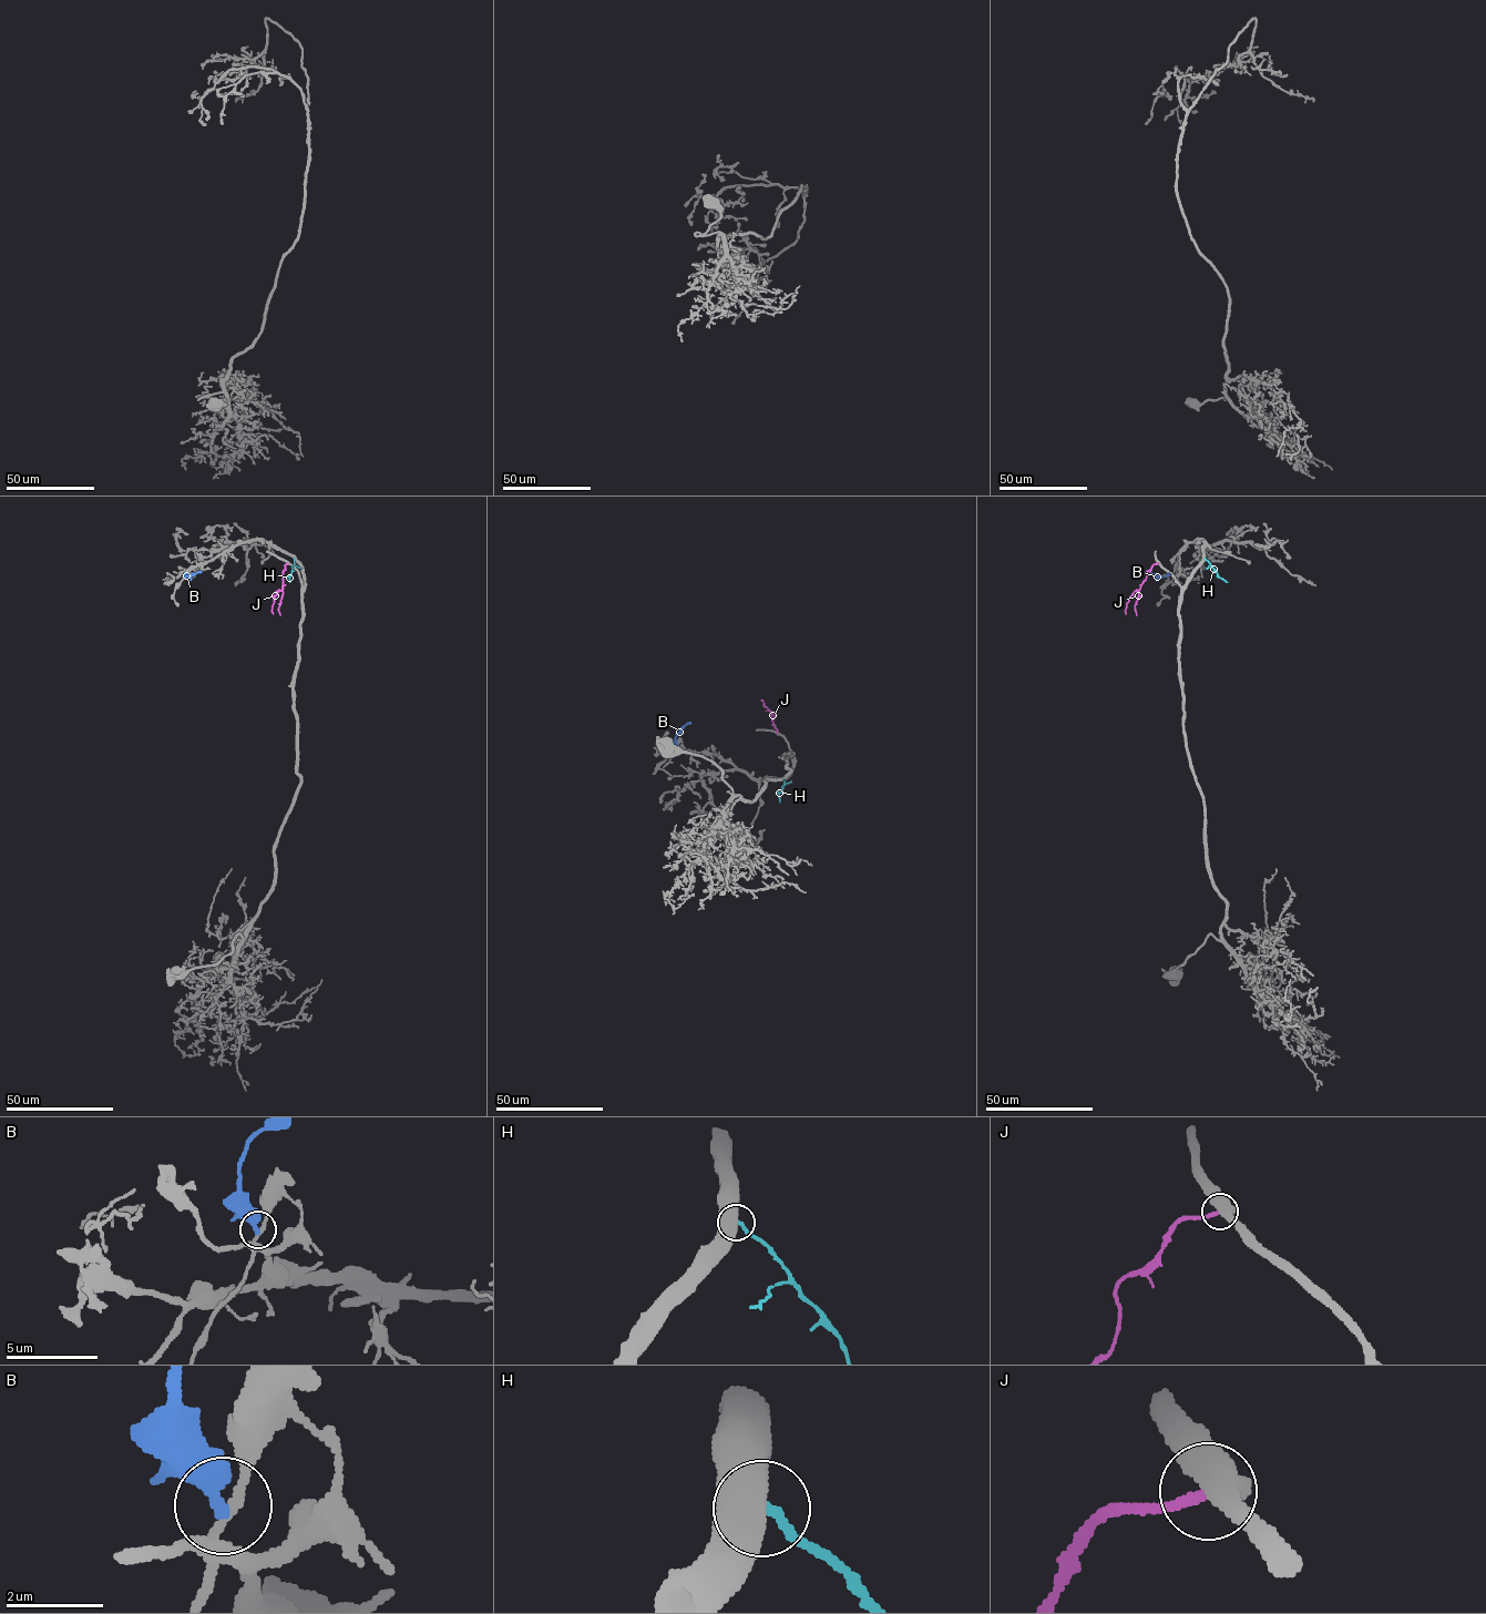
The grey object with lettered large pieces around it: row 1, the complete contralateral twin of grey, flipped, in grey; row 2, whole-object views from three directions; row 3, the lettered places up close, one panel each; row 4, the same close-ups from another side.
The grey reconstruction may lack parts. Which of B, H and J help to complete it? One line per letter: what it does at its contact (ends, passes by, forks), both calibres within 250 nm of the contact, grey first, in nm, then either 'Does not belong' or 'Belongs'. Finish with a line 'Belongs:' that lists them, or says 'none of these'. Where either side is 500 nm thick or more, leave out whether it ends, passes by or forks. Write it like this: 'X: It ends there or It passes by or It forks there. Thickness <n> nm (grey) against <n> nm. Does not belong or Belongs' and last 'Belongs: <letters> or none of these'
B: It ends there. Thickness 190 nm (grey) against 440 nm. Does not belong
H: Thickness 600 nm (grey) against 200 nm. Does not belong
J: Thickness 550 nm (grey) against 200 nm. Does not belong
Belongs: none of these

